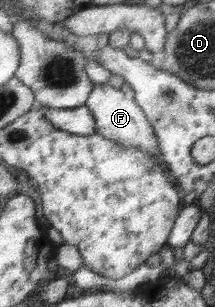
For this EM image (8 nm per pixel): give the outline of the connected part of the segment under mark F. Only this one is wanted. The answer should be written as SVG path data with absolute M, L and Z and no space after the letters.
M109 83L97 84L89 95L88 102L84 103L84 105L89 108L95 118L95 134L99 134L99 136L107 140L115 140L125 149L138 147L144 153L158 159L160 143L157 141L154 127L131 95L124 94L120 88L115 88Z

